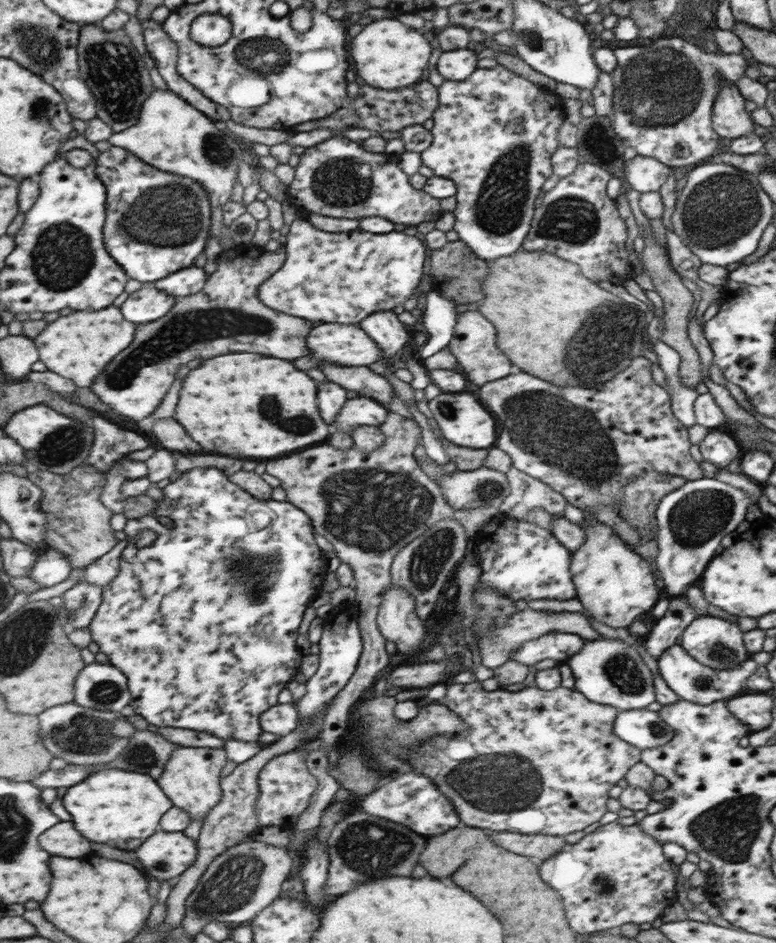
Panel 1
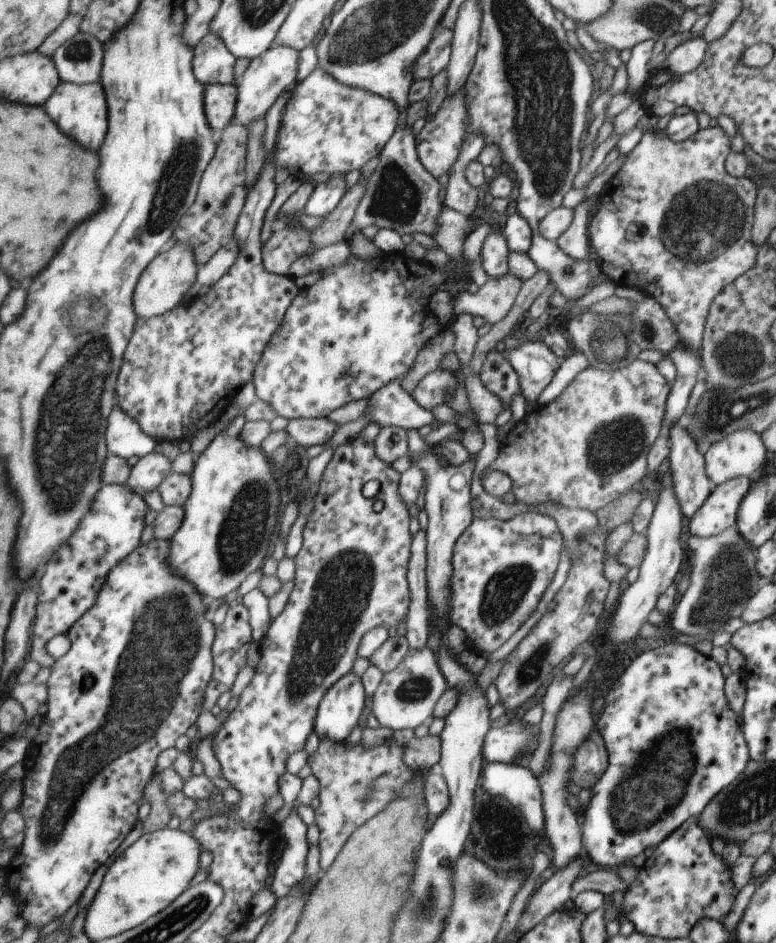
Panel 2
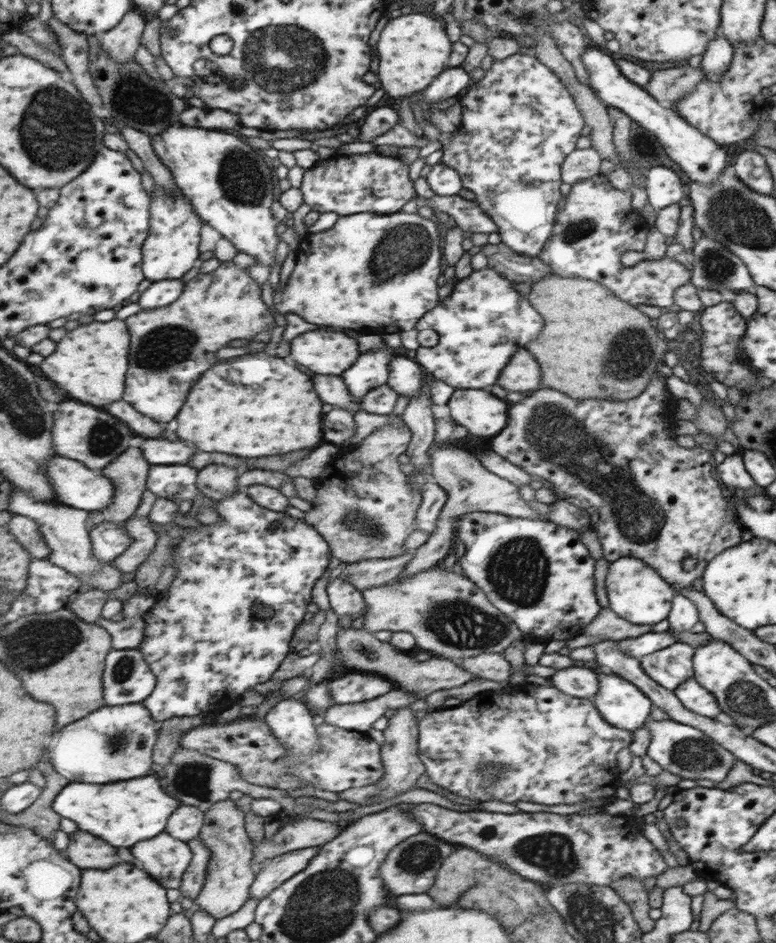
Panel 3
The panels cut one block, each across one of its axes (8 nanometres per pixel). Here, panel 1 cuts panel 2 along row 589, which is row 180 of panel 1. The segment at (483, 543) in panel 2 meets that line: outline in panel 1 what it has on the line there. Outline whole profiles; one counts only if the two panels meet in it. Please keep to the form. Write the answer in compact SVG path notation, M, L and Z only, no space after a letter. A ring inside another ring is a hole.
M501 65L495 68L478 68L470 77L462 81L445 80L439 88L439 110L434 112L432 120L434 124L431 129L433 136L432 144L422 151L421 161L424 166L432 169L434 175L450 179L457 186L457 205L453 213L455 215L454 231L458 233L458 239L464 241L476 255L487 261L496 260L502 257L511 257L514 253L522 249L522 244L527 240L527 234L532 222L534 210L536 210L536 200L538 200L538 190L542 190L544 182L554 173L554 154L560 142L558 142L558 130L564 124L564 112L560 106L559 96L548 89L540 90L536 84L530 80L518 76L514 72L503 68Z

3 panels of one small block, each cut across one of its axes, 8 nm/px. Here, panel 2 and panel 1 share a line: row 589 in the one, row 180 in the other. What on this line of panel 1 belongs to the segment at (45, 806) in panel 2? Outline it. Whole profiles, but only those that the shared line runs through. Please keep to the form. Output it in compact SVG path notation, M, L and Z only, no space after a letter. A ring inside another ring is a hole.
M112 146L99 157L99 176L107 183L108 222L106 233L107 247L116 260L128 271L130 278L148 284L162 281L166 276L190 268L196 264L212 238L212 213L214 204L207 187L194 178L179 176L159 170L144 162L144 159L118 146Z

